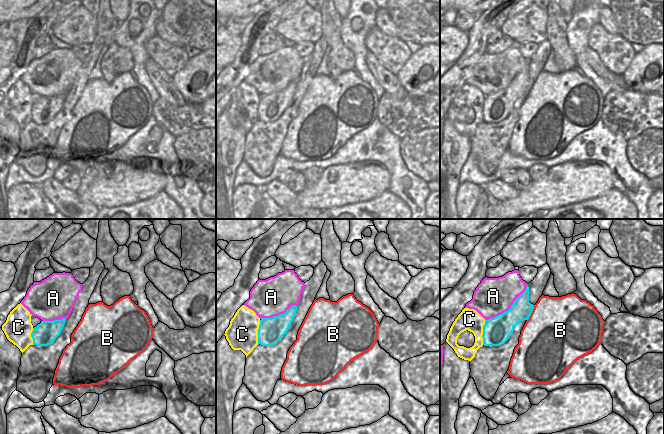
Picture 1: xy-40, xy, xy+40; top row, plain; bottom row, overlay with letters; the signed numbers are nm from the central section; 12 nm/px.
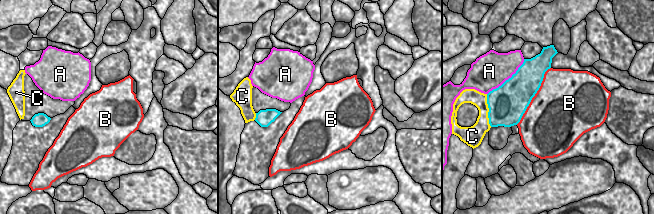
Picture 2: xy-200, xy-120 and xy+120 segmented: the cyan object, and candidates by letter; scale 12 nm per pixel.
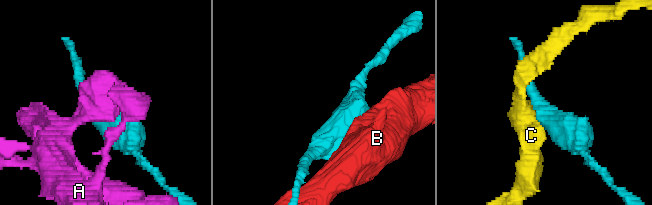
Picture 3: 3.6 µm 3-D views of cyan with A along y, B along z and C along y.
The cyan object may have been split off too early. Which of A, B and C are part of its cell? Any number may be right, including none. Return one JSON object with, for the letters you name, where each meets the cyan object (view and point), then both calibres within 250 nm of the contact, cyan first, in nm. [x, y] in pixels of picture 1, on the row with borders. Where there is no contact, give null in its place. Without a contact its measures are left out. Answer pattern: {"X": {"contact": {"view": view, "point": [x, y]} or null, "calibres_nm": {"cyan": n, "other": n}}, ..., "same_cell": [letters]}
{"same_cell": []}

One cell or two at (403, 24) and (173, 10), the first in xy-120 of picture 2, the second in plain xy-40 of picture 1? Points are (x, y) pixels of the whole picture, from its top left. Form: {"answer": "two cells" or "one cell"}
{"answer": "one cell"}

